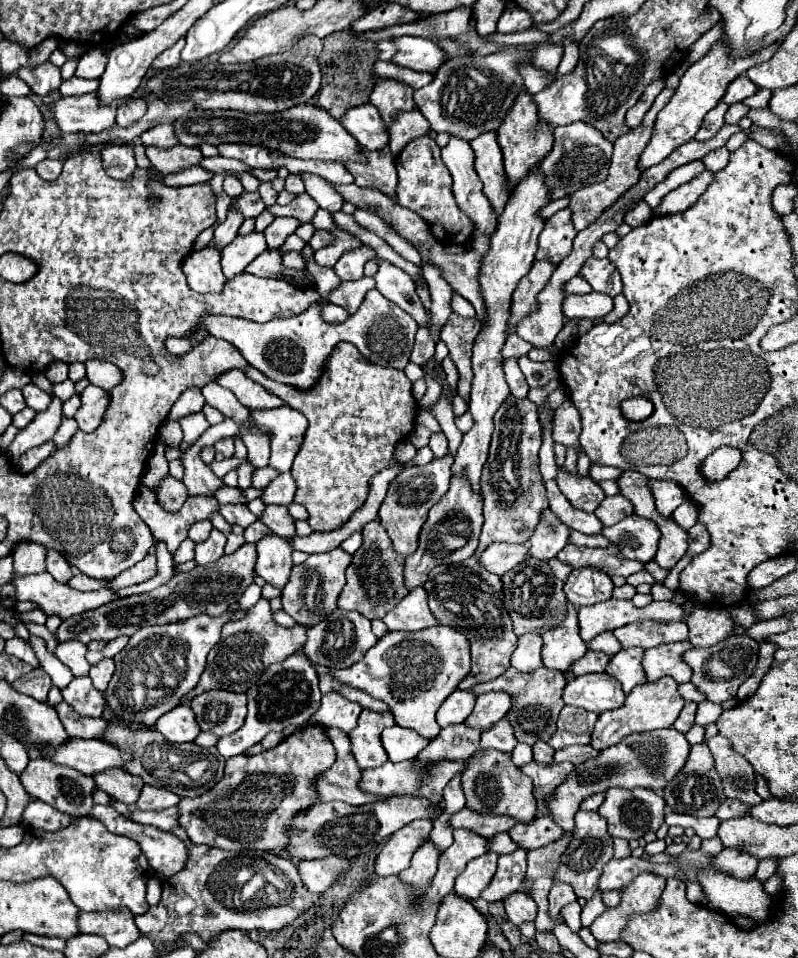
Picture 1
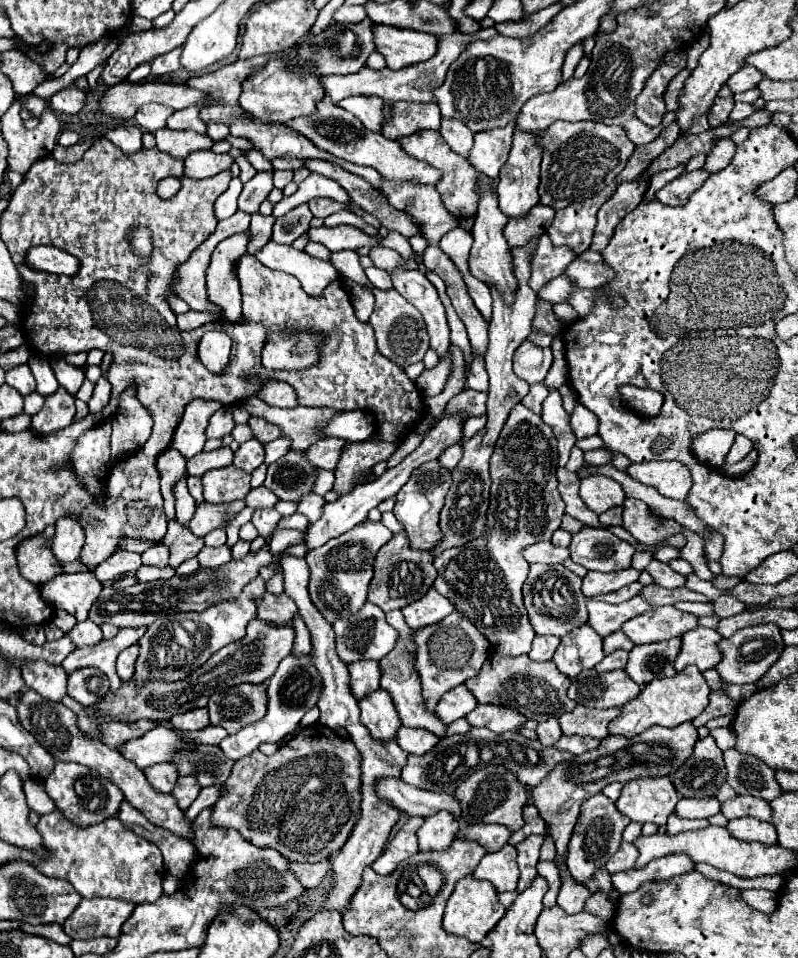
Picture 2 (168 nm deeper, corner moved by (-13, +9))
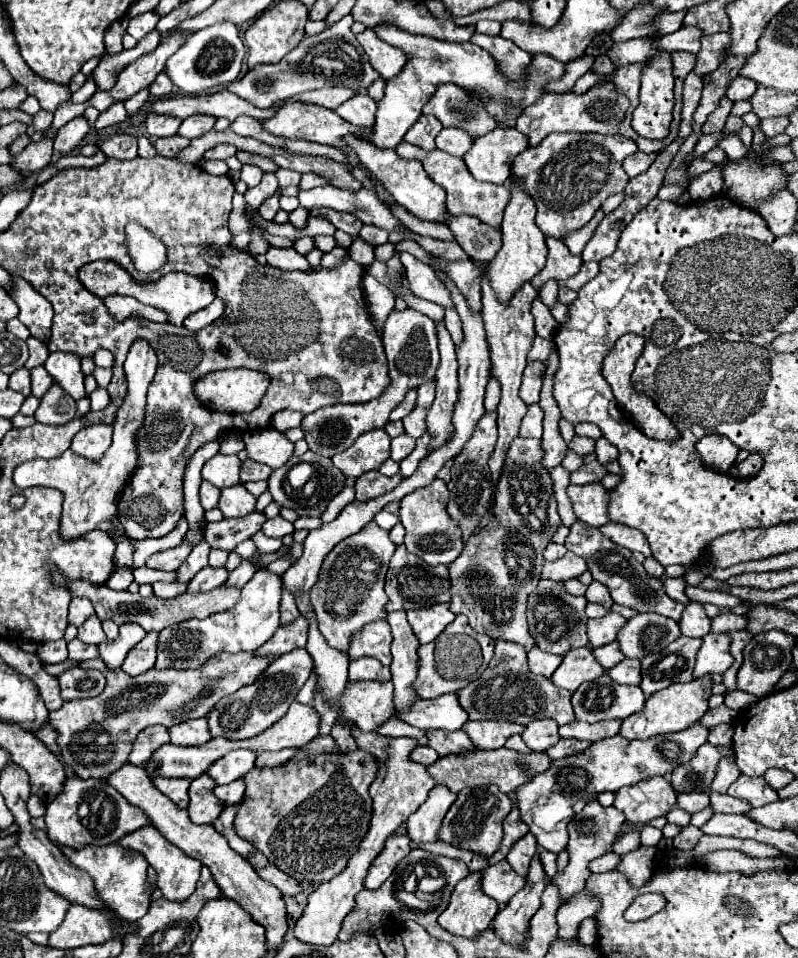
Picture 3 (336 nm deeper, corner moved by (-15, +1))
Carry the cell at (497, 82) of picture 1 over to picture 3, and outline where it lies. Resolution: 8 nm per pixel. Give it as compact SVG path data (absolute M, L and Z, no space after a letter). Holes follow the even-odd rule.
M379 24L379 26L373 26L373 30L383 42L387 42L395 48L401 48L407 54L405 70L401 70L395 78L385 82L385 96L377 104L375 132L373 132L371 140L379 148L395 148L403 140L405 132L417 122L417 118L422 114L423 106L435 94L439 84L455 82L463 88L483 94L483 102L491 108L491 114L497 118L497 122L501 126L505 126L499 120L499 116L503 114L503 106L505 106L507 98L511 98L513 102L519 102L521 108L527 108L543 94L541 88L549 80L557 80L563 76L563 68L565 68L563 62L557 62L551 56L535 56L525 82L507 82L505 76L499 72L493 56L471 42L445 42L445 40L429 38L429 36L415 36L415 34L409 34L401 28L397 28L395 24Z

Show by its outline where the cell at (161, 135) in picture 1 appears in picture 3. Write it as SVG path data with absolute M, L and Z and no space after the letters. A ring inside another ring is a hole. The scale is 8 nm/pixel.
M197 114L197 116L189 116L181 122L181 128L179 128L179 136L185 136L189 140L193 138L199 138L203 136L205 132L209 132L215 124L215 118L213 116L203 116L203 114Z

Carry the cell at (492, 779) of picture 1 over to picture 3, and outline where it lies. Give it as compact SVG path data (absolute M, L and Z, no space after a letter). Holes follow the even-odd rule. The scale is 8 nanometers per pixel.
M495 786L463 788L463 792L457 794L457 800L451 804L449 812L443 818L443 824L439 828L439 842L489 858L491 852L499 848L499 842L503 838L501 822L511 812L511 804L513 802L509 800L509 796L499 792L499 788Z

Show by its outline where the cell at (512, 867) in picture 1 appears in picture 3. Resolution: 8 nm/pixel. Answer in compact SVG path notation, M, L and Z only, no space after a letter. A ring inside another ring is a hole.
M525 834L521 840L517 840L509 854L507 854L507 862L511 864L511 868L521 874L521 876L527 876L527 868L529 868L529 862L531 858L535 856L537 852L537 840L533 834Z

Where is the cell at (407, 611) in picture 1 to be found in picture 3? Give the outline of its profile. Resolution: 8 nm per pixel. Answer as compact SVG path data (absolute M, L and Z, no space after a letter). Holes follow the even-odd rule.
M435 604L421 610L409 610L407 620L419 638L419 644L433 642L447 624L455 620L455 614L449 610L449 604Z

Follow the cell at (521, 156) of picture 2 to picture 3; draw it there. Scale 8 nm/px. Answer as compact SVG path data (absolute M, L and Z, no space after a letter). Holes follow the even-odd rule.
M509 180L509 184L511 184L511 202L505 208L505 220L501 226L503 246L495 254L495 258L487 264L487 278L491 280L491 286L495 288L495 296L497 300L501 300L501 304L507 304L507 300L511 300L511 296L525 282L533 280L533 276L543 270L543 264L547 260L545 236L543 232L539 232L535 224L535 202L513 180Z

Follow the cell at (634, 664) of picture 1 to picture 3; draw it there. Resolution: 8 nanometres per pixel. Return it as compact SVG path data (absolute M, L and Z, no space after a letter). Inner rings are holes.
M677 638L661 654L649 654L641 660L643 680L641 690L649 698L653 692L659 692L675 682L691 682L693 668L697 660L697 650L701 646L699 638Z

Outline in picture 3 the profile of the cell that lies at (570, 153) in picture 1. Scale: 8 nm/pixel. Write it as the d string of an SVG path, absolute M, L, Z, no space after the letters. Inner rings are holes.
M551 134L539 146L527 148L511 162L511 178L523 186L537 206L537 226L545 236L563 238L583 228L607 196L625 190L629 176L621 164L637 152L637 144L621 134ZM569 148L573 162L569 164Z

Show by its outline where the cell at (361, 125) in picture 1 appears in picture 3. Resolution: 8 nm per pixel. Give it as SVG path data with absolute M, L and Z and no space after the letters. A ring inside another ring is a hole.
M357 92L351 100L343 102L335 110L343 120L351 122L353 126L373 126L375 122L375 112L377 112L377 102L367 96L367 92Z

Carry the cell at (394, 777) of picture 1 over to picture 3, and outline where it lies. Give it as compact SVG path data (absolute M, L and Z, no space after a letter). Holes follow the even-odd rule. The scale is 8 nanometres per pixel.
M477 748L475 752L463 752L457 756L453 754L453 756L439 758L435 764L427 766L427 772L437 784L447 786L455 794L467 786L487 786L487 784L495 784L495 786L499 786L501 792L511 794L511 792L515 792L517 786L531 780L531 776L545 772L549 768L549 764L551 764L551 760L545 756L545 752L519 754L519 752L507 750L507 748L497 748L497 750L479 750Z

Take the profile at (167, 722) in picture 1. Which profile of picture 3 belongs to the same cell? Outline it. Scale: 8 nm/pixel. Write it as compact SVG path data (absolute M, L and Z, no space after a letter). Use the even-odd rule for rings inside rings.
M205 718L187 720L177 726L171 726L169 734L171 734L171 744L175 746L201 746L211 740Z

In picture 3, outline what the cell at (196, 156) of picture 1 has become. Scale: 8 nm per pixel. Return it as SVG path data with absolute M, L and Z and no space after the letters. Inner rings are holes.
M171 136L171 138L155 138L153 146L155 146L159 156L175 158L183 148L187 148L187 142L189 140L183 138L183 136Z

